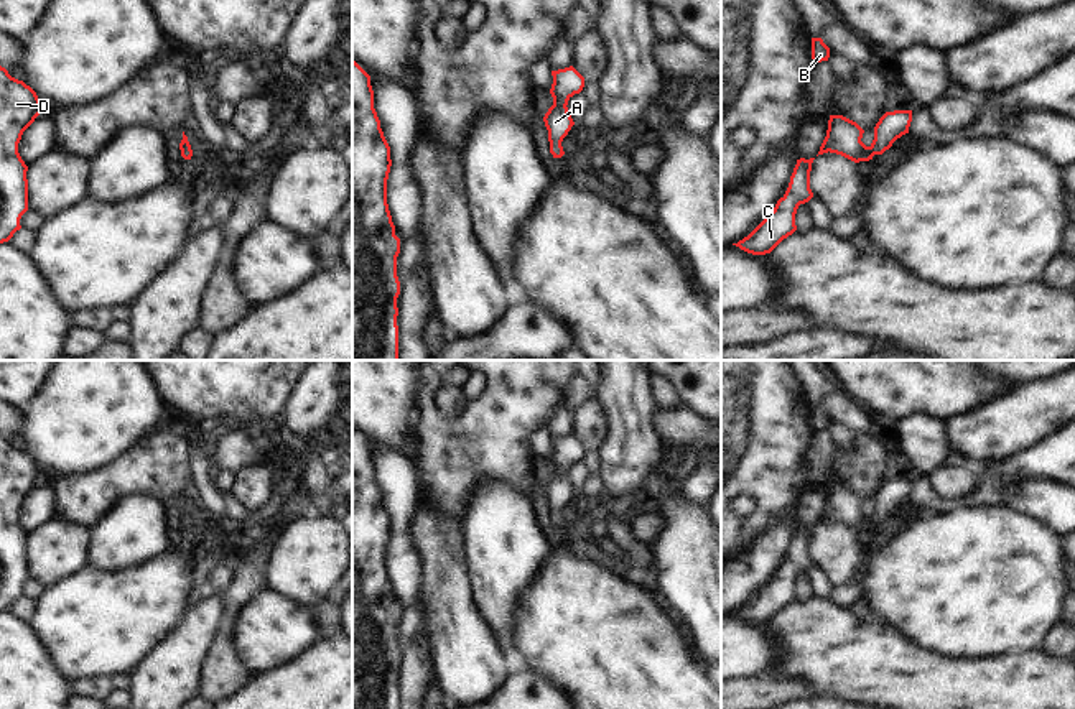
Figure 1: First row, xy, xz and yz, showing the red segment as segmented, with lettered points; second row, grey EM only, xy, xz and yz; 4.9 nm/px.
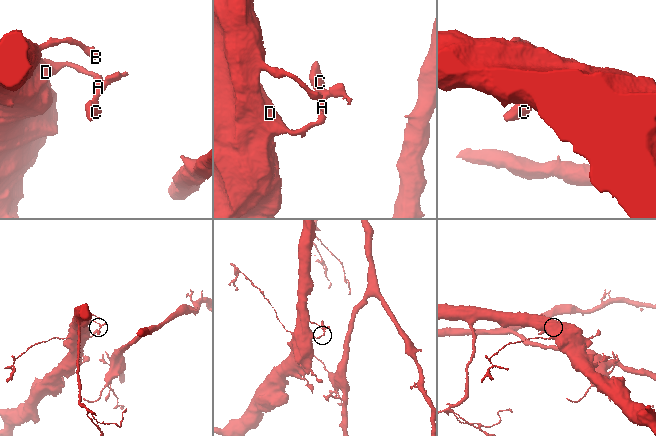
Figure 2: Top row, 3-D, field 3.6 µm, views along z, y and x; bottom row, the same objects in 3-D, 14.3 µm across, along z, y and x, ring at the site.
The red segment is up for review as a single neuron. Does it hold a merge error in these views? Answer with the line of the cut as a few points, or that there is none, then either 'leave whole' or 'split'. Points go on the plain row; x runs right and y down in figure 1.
cut none; leave whole

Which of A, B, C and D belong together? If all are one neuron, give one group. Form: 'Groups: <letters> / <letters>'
Groups: A B C D

